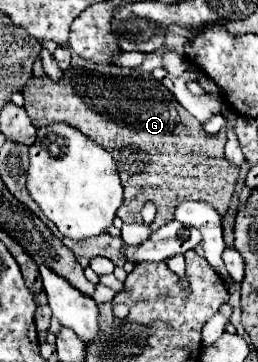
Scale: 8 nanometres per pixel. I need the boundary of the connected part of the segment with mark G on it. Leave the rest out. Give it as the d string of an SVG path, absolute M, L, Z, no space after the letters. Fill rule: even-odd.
M161 50L145 54L145 60L137 68L95 64L73 56L71 68L63 72L61 80L33 76L21 90L25 98L23 106L37 128L65 122L99 140L111 152L125 188L125 200L117 210L117 216L125 224L143 222L141 208L145 202L157 206L155 220L151 222L153 230L171 222L175 206L183 200L207 202L219 216L225 216L239 176L239 168L221 156L221 148L227 142L225 130L215 136L207 134L175 96L153 78L151 68L159 66L155 62L161 62Z

